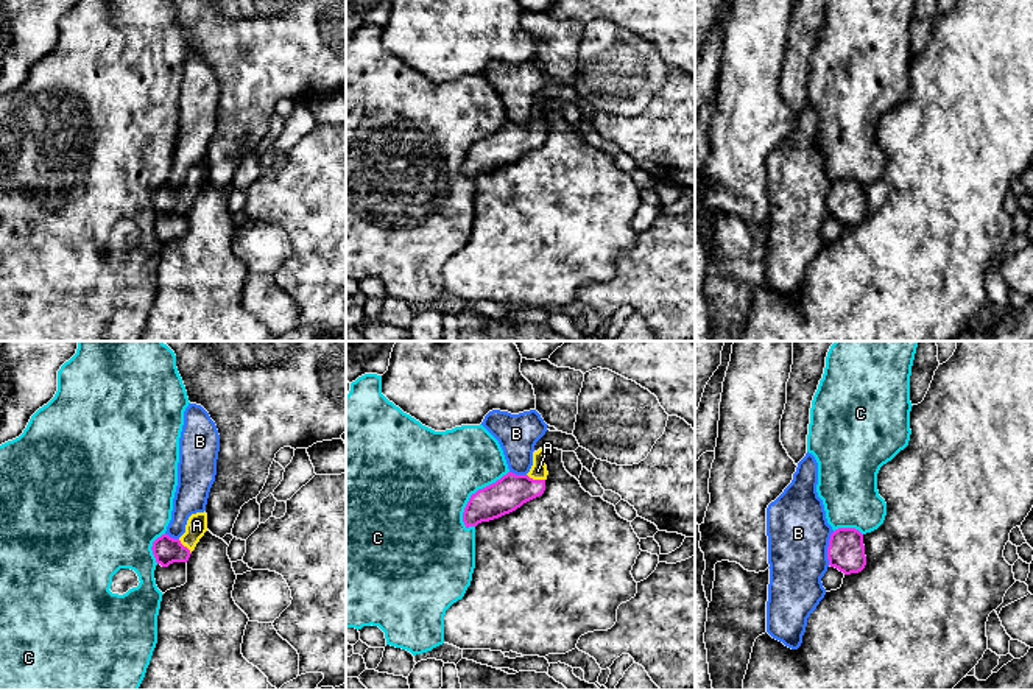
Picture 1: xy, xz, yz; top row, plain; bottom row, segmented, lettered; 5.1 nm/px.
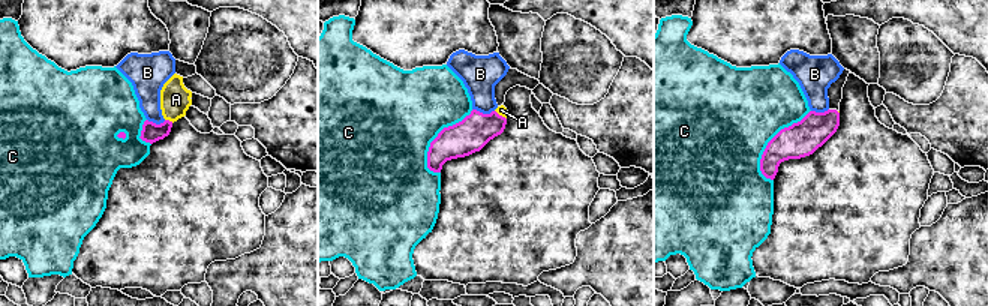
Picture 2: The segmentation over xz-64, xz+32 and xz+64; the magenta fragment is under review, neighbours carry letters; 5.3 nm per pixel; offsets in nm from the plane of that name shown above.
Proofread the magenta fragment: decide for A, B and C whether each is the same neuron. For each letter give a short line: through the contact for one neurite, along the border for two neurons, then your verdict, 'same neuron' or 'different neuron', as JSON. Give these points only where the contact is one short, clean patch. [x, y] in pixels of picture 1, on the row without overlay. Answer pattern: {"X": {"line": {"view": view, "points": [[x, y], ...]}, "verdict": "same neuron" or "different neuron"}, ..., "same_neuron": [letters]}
{"A": {"line": {"view": "xz", "points": [[511, 142], [527, 139], [536, 131], [538, 122]]}, "verdict": "same neuron"}, "B": {"line": {"view": "yz", "points": [[834, 183], [828, 198], [828, 215]]}, "verdict": "different neuron"}, "C": {"verdict": "different neuron"}, "same_neuron": ["A"]}

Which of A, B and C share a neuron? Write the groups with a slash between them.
A / B / C

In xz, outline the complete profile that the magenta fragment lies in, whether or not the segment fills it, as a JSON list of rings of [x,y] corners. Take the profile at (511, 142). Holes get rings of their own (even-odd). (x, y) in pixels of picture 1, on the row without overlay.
[[[545,100],[533,104],[533,117],[527,126],[508,123],[495,134],[472,145],[463,164],[466,179],[499,170],[542,146],[548,126],[545,104]]]

